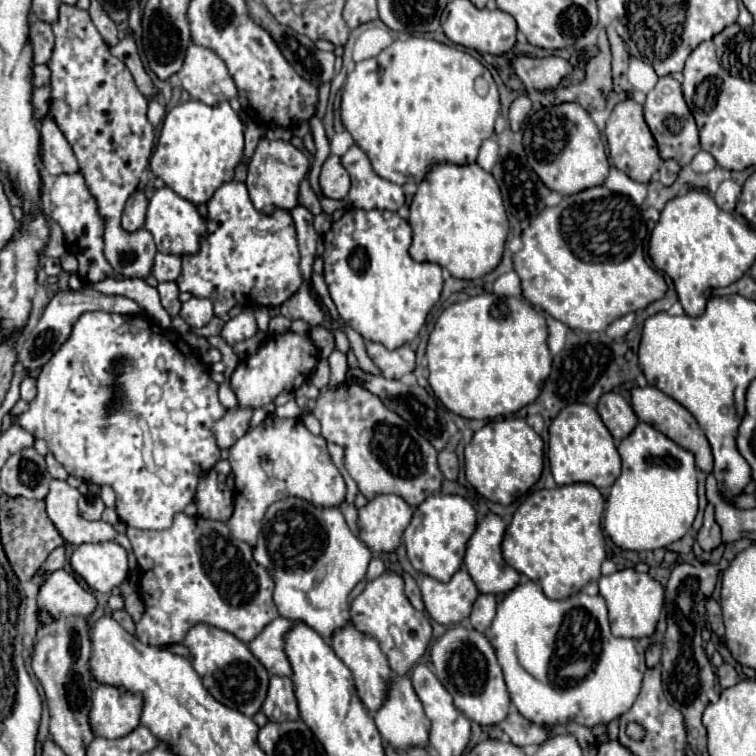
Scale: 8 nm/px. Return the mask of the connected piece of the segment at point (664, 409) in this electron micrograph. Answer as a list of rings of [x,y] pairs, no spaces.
[[[635,387],[631,391],[631,407],[635,411],[635,415],[639,417],[639,421],[645,421],[653,427],[657,427],[657,431],[669,435],[669,439],[673,439],[679,447],[685,447],[687,451],[691,451],[697,459],[697,467],[701,471],[711,471],[713,469],[713,455],[711,455],[711,447],[709,447],[709,441],[707,437],[703,435],[699,423],[695,421],[695,417],[683,407],[679,405],[675,399],[671,399],[669,395],[665,395],[663,391],[659,391],[657,387]]]

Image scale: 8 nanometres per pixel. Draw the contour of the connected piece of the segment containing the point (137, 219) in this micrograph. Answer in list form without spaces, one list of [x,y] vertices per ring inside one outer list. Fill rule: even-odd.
[[[137,189],[137,191],[127,199],[127,205],[125,205],[125,211],[123,211],[121,225],[123,225],[127,231],[139,229],[139,227],[145,223],[147,205],[149,205],[149,201],[147,201],[145,191]]]

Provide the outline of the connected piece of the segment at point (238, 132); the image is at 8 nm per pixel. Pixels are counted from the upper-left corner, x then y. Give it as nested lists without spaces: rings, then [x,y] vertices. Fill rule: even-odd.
[[[187,101],[175,105],[165,121],[151,157],[151,171],[177,195],[189,199],[193,205],[207,203],[215,189],[233,177],[233,171],[243,155],[243,123],[227,101],[215,107],[201,101]]]

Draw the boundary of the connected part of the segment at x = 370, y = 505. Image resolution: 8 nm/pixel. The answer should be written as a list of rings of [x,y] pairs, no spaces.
[[[377,495],[359,509],[359,539],[379,553],[393,551],[411,521],[411,507],[397,495]]]

